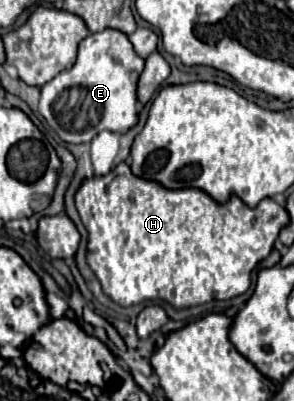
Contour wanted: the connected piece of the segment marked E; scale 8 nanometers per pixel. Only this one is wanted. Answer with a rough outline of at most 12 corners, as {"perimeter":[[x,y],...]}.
{"perimeter":[[123,32],[79,44],[41,88],[69,144],[137,124],[143,62]]}

